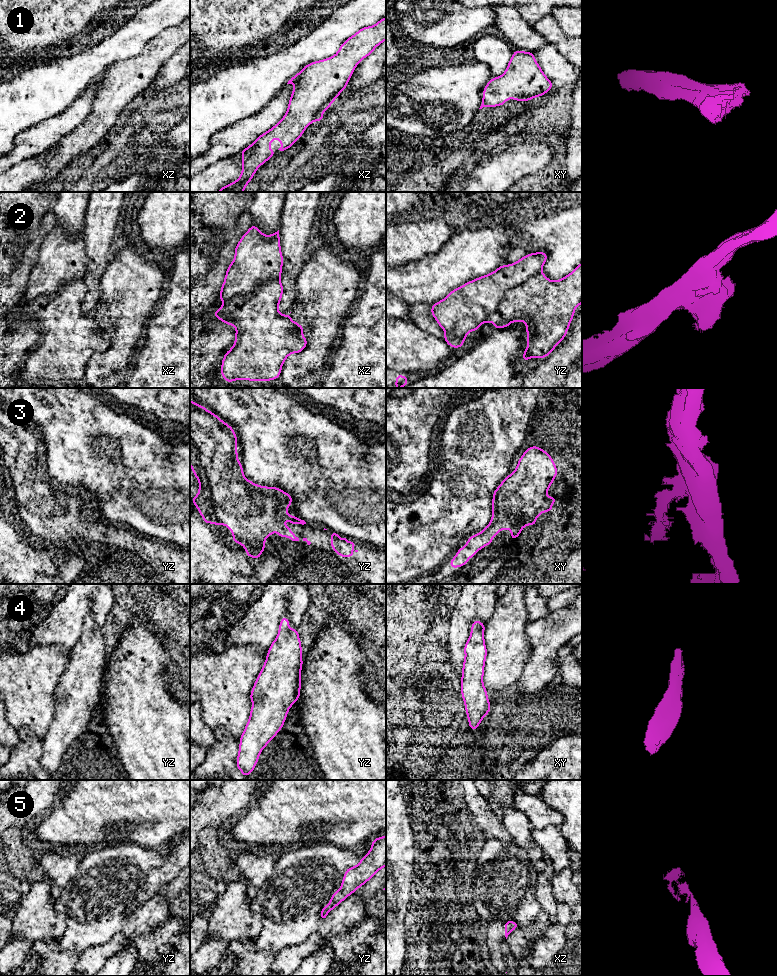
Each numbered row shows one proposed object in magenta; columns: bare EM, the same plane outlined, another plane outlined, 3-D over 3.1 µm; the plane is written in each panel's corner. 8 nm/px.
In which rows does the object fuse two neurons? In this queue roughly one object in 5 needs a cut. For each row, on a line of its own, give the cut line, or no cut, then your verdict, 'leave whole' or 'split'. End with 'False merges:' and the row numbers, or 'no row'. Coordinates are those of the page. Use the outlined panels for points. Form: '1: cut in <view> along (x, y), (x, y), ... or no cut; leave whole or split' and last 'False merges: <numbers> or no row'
1: no cut; leave whole
2: cut in xz along (231, 300), (242, 331), (249, 316), (277, 329), (299, 326); split
3: no cut; leave whole
4: no cut; leave whole
5: no cut; leave whole
False merges: 2

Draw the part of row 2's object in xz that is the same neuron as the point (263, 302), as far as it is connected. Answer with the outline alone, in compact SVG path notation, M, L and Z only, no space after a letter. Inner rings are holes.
M280 279L268 281L256 288L252 293L232 300L236 310L236 320L241 331L244 332L249 316L256 316L266 320L279 330L282 328L297 329L299 323L293 322L289 315L279 313L278 306L283 294Z

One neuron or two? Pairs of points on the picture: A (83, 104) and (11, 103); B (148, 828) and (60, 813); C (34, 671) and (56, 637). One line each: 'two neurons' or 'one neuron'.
A: two neurons
B: one neuron
C: two neurons

